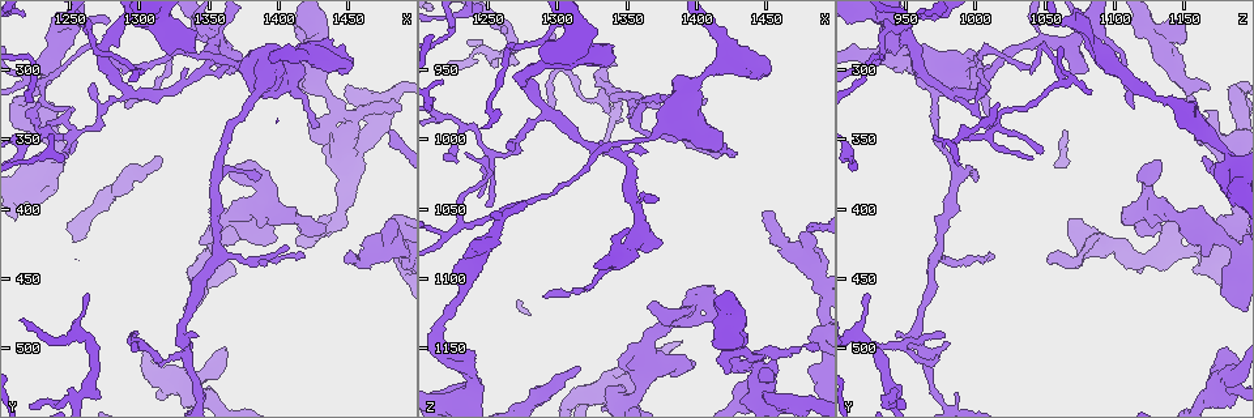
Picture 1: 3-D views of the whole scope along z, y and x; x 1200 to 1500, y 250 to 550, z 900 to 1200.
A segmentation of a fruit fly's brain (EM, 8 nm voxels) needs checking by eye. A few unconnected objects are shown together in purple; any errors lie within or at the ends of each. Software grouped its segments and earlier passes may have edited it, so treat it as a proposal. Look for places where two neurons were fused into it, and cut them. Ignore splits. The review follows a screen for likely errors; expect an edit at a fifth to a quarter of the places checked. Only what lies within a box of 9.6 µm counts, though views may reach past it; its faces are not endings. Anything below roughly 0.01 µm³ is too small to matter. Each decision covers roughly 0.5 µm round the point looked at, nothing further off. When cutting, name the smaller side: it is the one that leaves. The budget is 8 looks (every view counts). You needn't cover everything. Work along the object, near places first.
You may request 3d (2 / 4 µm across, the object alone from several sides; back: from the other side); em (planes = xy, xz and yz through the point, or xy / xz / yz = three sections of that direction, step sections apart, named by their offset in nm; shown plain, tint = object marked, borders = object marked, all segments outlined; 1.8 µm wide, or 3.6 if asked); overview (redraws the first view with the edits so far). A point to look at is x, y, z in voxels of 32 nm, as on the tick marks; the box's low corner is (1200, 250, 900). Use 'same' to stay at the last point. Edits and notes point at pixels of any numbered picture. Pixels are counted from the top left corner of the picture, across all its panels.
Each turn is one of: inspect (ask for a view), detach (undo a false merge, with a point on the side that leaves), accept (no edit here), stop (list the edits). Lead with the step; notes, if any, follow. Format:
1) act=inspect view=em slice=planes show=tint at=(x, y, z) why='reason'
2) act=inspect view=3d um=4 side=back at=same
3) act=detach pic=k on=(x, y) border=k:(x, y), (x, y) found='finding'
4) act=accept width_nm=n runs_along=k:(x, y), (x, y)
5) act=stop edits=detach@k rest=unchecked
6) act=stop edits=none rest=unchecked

act=inspect view=3d um=2 at=(1234, 306, 1060) why='four arms meet'

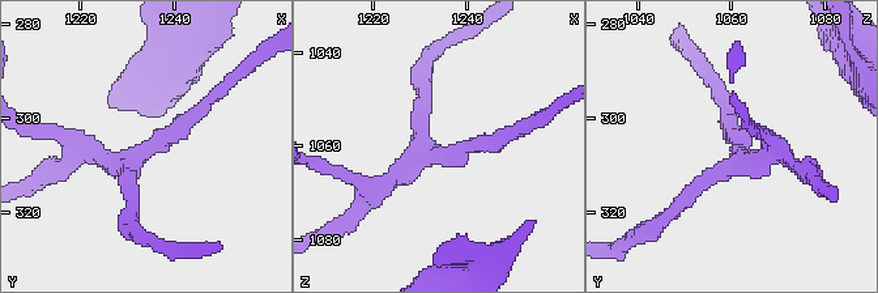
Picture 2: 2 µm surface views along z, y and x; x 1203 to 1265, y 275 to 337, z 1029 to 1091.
act=inspect view=em slice=planes show=tint at=(1235, 306, 1062) why='need the tissue'

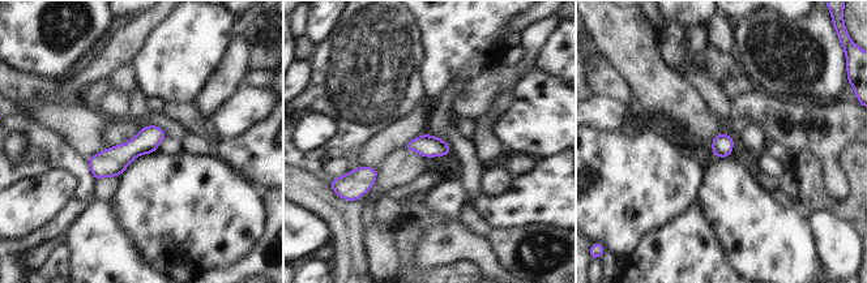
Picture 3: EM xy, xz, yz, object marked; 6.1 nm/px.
act=accept width_nm=130 runs_along=3:(159, 131), (106, 163), (95, 174) found='continuous, no second neuron'

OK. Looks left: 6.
act=inspect view=em um=3.6 slice=planes show=tint at=(1420, 288, 942) why='abrupt turn'

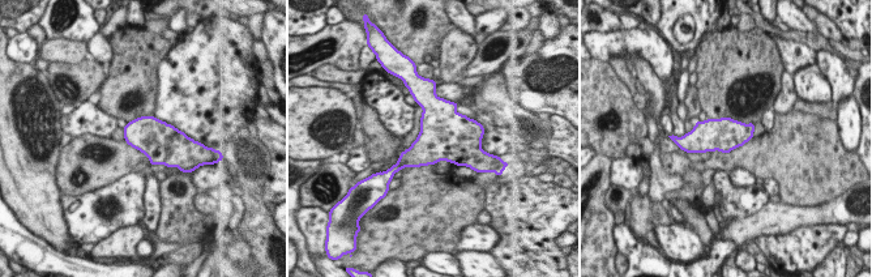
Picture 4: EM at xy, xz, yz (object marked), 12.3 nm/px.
act=accept width_nm=420 found='all the same neuron'

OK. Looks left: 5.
act=inspect view=em slice=planes show=plain at=(1350, 272, 1084) why='branch point'

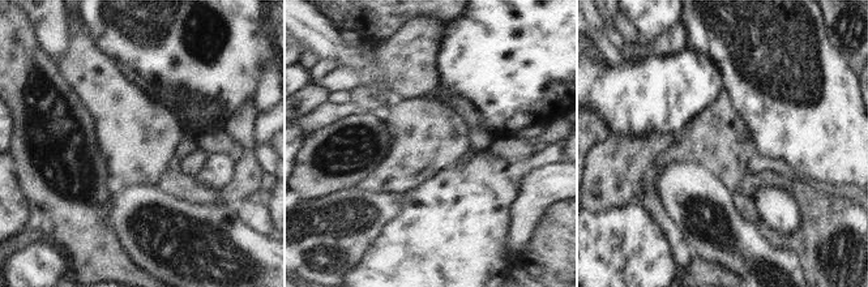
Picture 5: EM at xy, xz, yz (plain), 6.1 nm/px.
act=inspect view=em slice=planes show=tint at=same

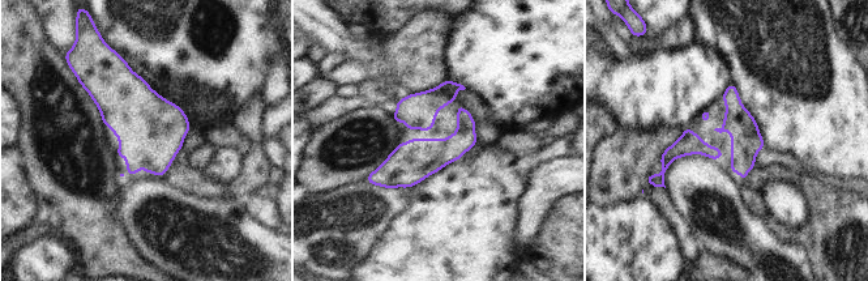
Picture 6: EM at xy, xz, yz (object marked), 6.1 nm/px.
act=accept runs_along=6:(457, 86), (462, 132), (372, 179) found='continuous, no second neuron'

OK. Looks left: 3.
act=stop edits=none rest=unchecked

